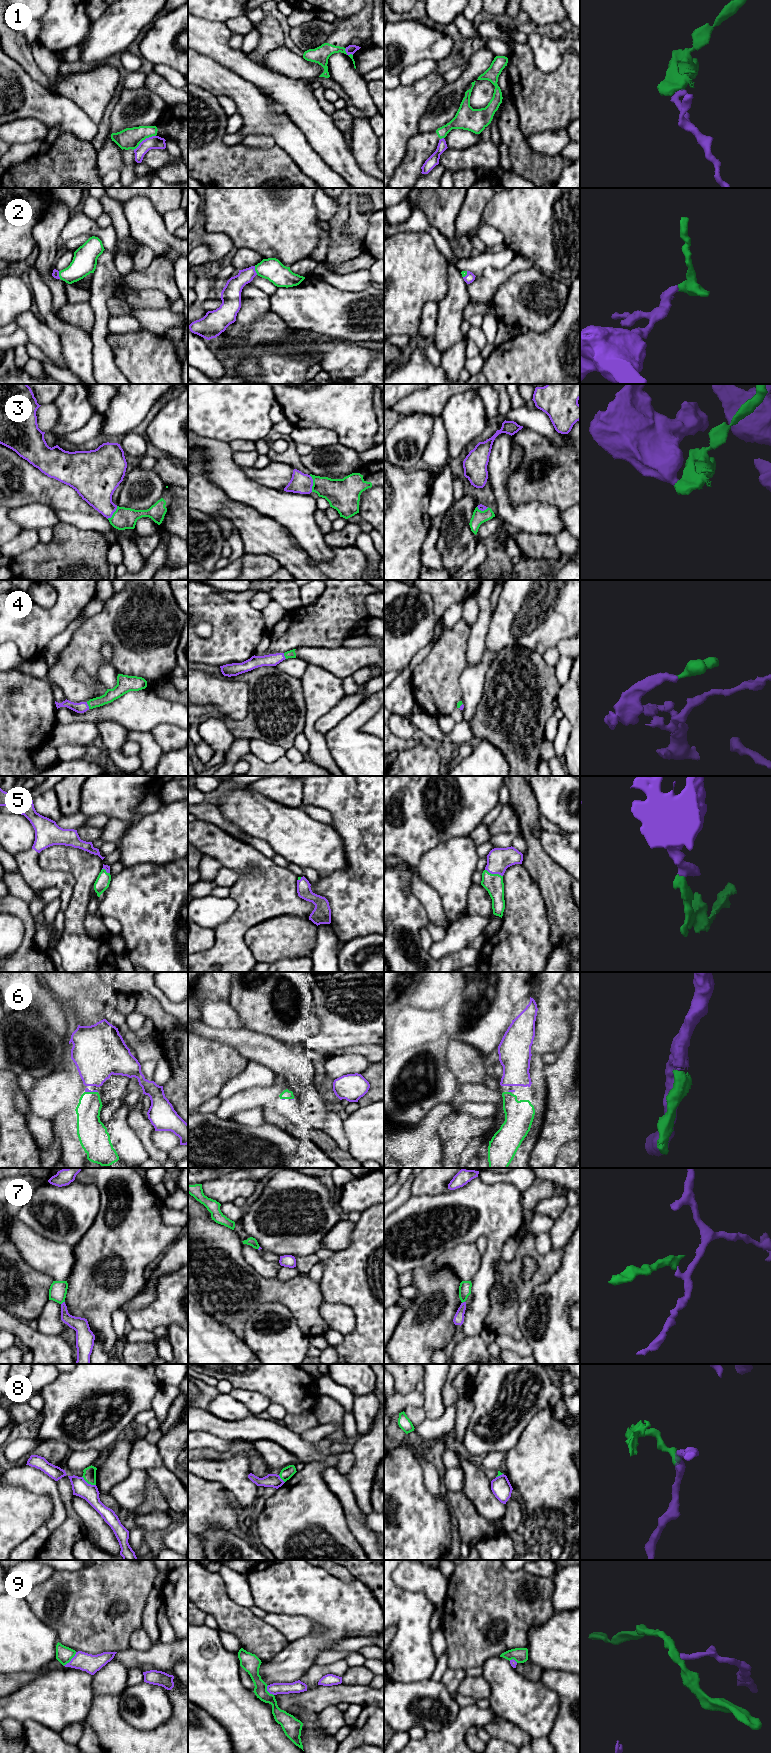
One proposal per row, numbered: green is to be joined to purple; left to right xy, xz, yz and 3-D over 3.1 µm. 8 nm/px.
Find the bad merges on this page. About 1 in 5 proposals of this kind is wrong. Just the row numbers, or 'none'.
1, 7, 8, 9

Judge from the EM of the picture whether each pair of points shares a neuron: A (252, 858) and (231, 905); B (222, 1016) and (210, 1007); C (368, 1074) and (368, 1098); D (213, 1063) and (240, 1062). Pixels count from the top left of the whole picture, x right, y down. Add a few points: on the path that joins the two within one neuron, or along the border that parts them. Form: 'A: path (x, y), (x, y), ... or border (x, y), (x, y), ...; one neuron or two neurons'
A: border (230, 896), (236, 903), (236, 909), (224, 921); two neurons
B: path (219, 1014), (213, 1010); one neuron
C: path (373, 1080), (373, 1092); one neuron
D: path (220, 1063), (233, 1063); one neuron

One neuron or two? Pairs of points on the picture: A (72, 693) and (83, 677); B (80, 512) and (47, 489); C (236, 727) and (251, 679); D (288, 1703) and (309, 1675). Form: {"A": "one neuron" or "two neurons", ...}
{"A": "two neurons", "B": "one neuron", "C": "one neuron", "D": "two neurons"}

